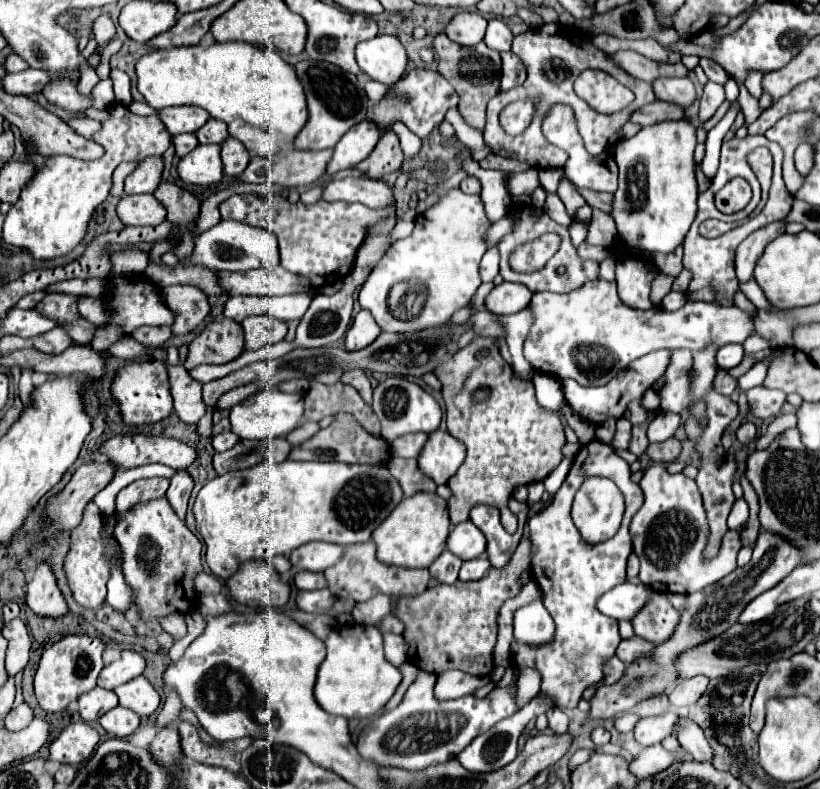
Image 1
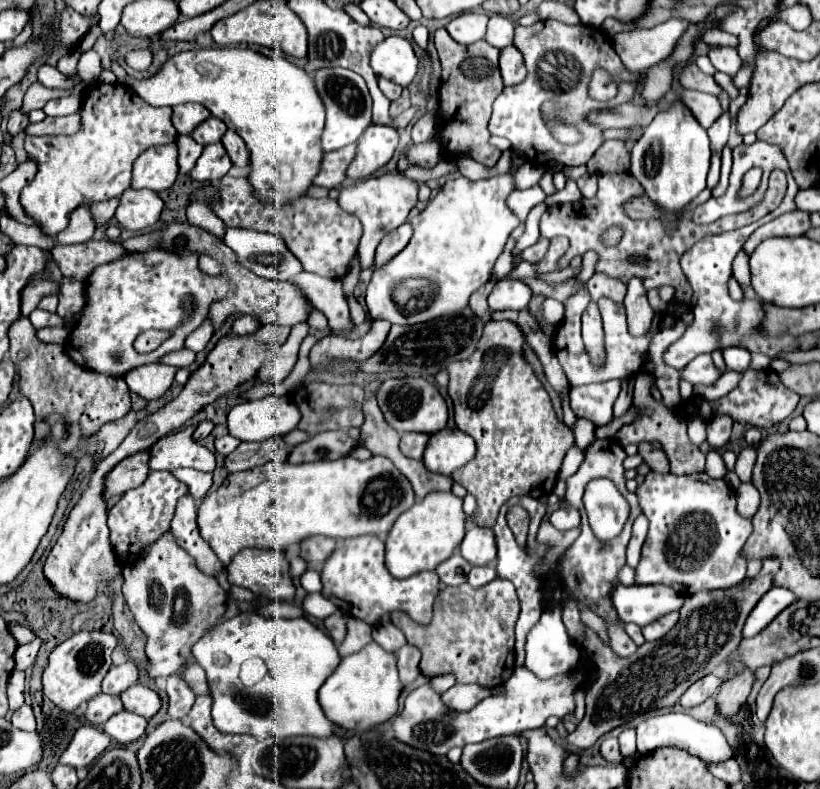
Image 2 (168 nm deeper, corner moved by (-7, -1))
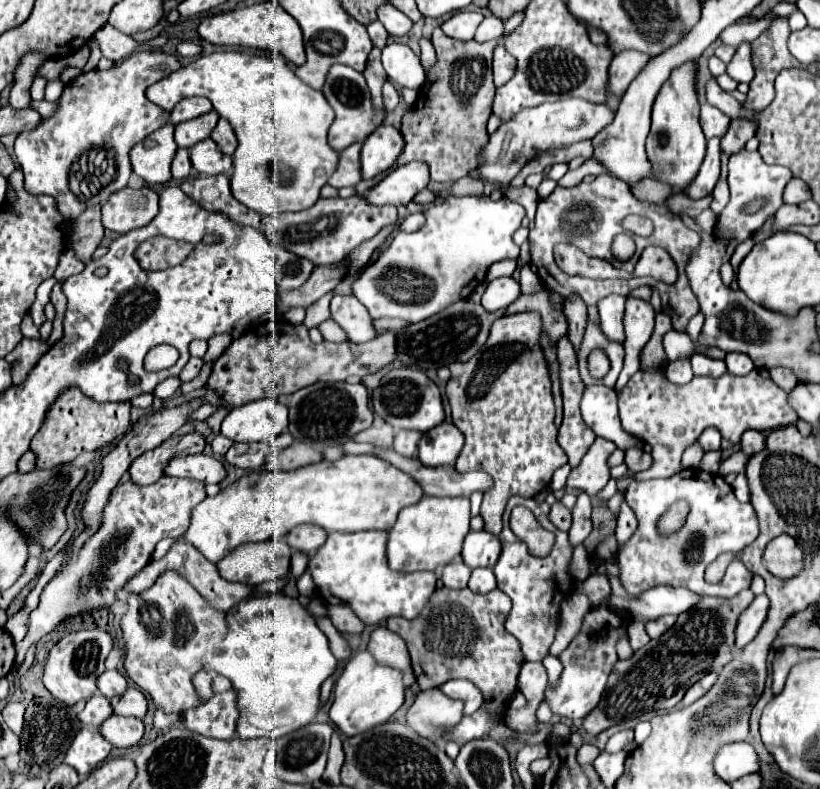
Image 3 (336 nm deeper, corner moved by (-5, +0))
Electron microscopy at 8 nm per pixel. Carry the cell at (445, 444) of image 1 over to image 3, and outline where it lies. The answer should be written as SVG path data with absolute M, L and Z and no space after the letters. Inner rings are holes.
M449 421L423 433L419 441L419 459L425 465L455 465L457 455L463 449L463 433Z

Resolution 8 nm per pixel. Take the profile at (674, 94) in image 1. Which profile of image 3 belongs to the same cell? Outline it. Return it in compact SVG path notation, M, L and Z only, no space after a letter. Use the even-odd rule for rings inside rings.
M701 103L701 127L705 131L705 137L723 137L725 131L729 129L731 117L721 113L717 107L709 103Z

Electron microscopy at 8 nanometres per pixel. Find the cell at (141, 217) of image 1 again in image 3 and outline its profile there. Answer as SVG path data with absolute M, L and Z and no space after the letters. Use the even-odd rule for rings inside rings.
M121 189L119 193L113 193L109 201L103 205L103 227L115 233L129 233L133 229L145 227L153 221L157 215L159 195L149 189ZM135 191L135 193L127 193ZM137 191L149 191L149 193L137 193Z

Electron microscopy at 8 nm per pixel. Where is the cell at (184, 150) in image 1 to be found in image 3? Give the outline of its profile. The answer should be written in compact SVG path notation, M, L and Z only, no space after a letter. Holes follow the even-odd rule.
M179 149L175 159L173 159L173 179L175 181L181 181L185 177L191 175L191 159L189 159L189 149Z

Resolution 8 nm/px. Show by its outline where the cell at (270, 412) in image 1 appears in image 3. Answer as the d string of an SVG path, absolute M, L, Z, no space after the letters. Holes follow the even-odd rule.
M259 399L235 407L221 423L221 435L231 441L269 441L287 429L287 407L277 399Z

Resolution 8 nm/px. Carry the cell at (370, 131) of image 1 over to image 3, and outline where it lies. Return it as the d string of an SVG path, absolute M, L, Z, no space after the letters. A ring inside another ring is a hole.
M391 125L377 127L363 143L361 149L361 173L363 179L373 179L379 173L391 169L401 155L405 139L401 131Z

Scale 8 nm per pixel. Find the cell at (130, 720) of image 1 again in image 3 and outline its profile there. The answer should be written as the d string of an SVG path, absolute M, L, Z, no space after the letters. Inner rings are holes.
M111 715L99 727L99 733L113 745L113 747L133 747L143 737L143 721L135 717Z

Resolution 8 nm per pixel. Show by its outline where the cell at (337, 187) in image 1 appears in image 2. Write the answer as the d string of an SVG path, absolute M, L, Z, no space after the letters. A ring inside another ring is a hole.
M399 172L395 174L385 174L379 178L369 178L369 180L361 180L349 186L343 186L339 190L339 206L351 214L355 214L363 227L363 235L359 241L359 262L361 262L361 270L367 270L373 266L373 256L375 256L375 248L377 244L383 240L383 236L391 230L395 230L397 226L401 226L403 222L407 222L407 216L411 212L411 208L417 204L417 184L405 176L401 176Z

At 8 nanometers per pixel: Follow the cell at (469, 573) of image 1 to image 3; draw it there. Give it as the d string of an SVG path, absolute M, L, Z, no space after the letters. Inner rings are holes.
M475 569L471 573L471 579L469 579L469 589L473 593L489 593L493 591L497 585L495 585L495 575L493 575L493 569Z

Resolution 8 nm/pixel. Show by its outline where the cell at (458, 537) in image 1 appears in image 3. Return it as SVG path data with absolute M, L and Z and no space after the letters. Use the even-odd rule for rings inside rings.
M469 531L463 543L463 561L467 567L493 567L501 553L501 541L489 531Z

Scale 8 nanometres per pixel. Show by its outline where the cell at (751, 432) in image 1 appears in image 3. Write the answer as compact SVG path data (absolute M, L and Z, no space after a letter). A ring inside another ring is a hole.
M749 429L749 431L743 433L743 437L741 437L741 451L743 451L747 457L751 457L751 455L755 455L757 451L763 451L763 449L765 449L765 437L763 437L759 431Z

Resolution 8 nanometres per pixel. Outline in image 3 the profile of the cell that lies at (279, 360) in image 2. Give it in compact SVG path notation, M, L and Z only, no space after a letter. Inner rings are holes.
M331 293L323 295L317 303L311 303L311 307L307 309L307 317L303 321L303 325L307 329L317 327L321 321L325 321L329 317L329 301L331 301Z

